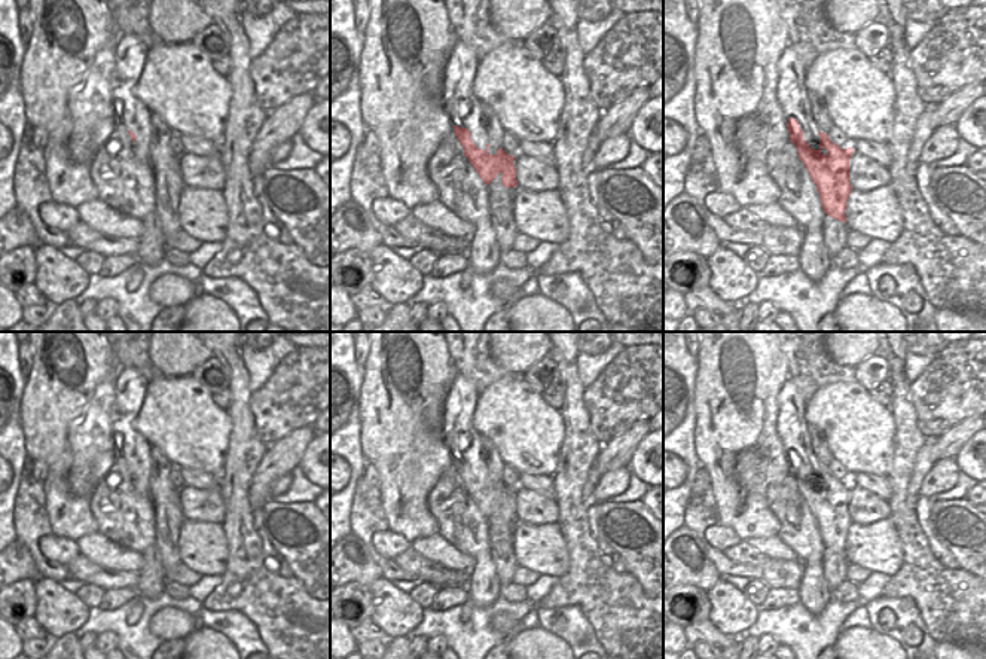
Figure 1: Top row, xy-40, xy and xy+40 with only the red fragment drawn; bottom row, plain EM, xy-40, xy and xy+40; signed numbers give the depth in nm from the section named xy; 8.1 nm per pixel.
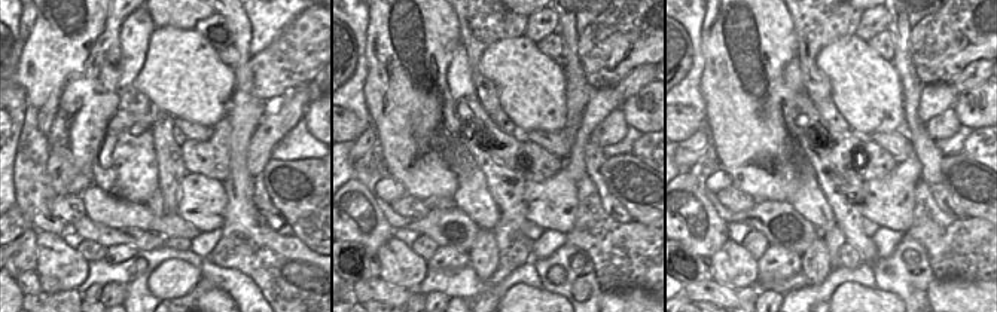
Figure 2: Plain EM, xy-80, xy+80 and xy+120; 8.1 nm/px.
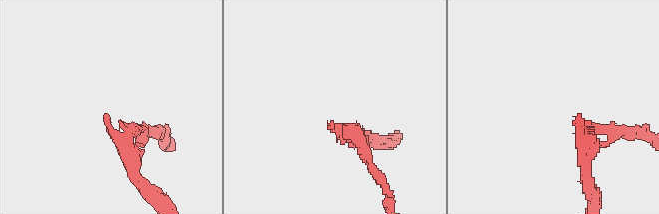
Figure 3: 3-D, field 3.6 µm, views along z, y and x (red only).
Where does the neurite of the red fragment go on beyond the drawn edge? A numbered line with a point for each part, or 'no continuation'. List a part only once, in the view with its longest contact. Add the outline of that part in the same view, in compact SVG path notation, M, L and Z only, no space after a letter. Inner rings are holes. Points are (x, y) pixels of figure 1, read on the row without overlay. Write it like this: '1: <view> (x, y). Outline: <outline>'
1: xy+40 (791, 427). Outline: M788 378L778 396L778 424L776 431L787 458L790 451L799 455L803 473L811 482L819 482L819 461L811 446L811 436L805 421L806 402L796 384Z

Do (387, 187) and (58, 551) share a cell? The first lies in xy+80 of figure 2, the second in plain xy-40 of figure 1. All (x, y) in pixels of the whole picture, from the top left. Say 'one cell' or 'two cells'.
one cell

